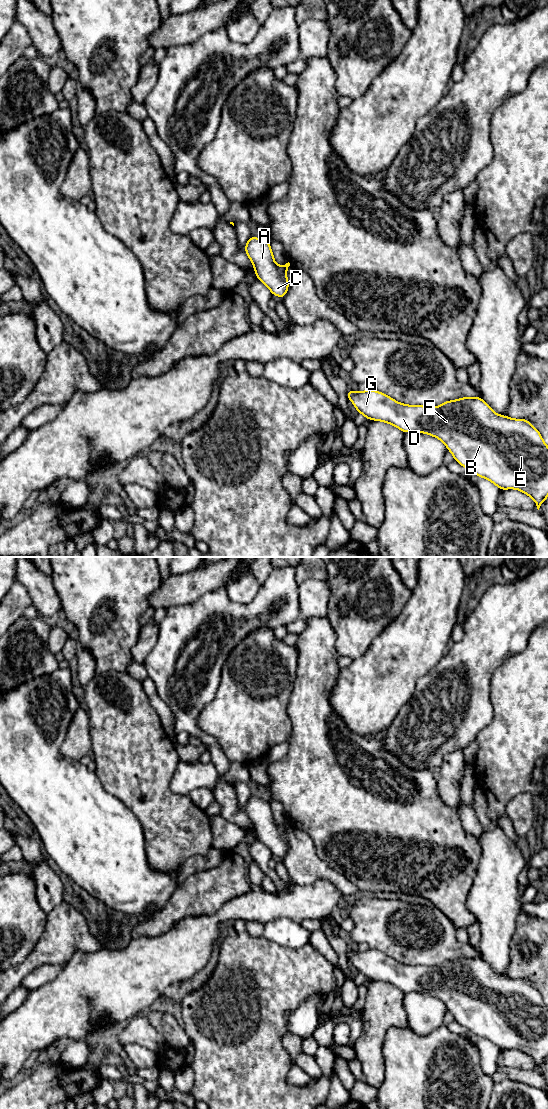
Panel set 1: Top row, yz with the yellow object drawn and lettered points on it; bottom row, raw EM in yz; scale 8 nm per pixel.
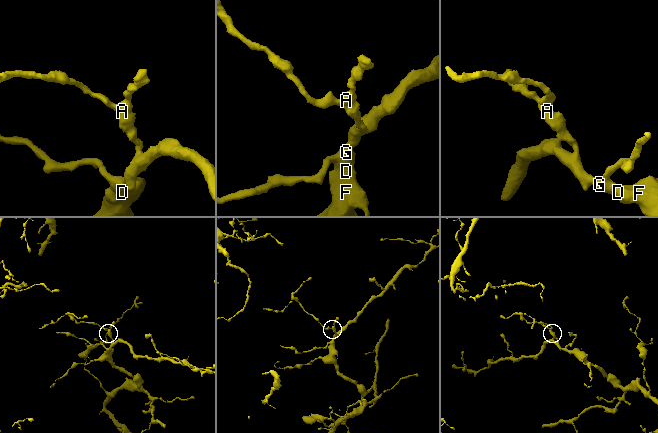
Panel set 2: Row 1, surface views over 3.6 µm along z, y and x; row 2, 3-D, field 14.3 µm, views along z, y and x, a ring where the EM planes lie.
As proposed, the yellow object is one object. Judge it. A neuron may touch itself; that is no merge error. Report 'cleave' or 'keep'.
keep

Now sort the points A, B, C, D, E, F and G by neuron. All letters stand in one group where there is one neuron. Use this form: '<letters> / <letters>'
A B C D E F G

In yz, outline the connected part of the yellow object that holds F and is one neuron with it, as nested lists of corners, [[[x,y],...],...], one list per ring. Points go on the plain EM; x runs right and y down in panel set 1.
[[[370,949],[363,952],[347,950],[347,957],[354,964],[357,972],[368,980],[386,982],[403,993],[418,992],[438,998],[452,1013],[454,1020],[464,1028],[489,1040],[500,1050],[520,1050],[535,1061],[538,1070],[548,1057],[548,1006],[539,991],[526,979],[512,979],[496,974],[481,957],[463,957],[446,961],[437,967],[405,965],[384,953]]]

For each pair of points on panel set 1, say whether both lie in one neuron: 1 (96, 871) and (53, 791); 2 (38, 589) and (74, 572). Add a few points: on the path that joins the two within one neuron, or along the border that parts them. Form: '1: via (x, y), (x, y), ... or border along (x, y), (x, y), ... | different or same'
1: via (96, 851), (95, 839), (81, 825), (72, 811) | same
2: border along (50, 576), (61, 604) | different

